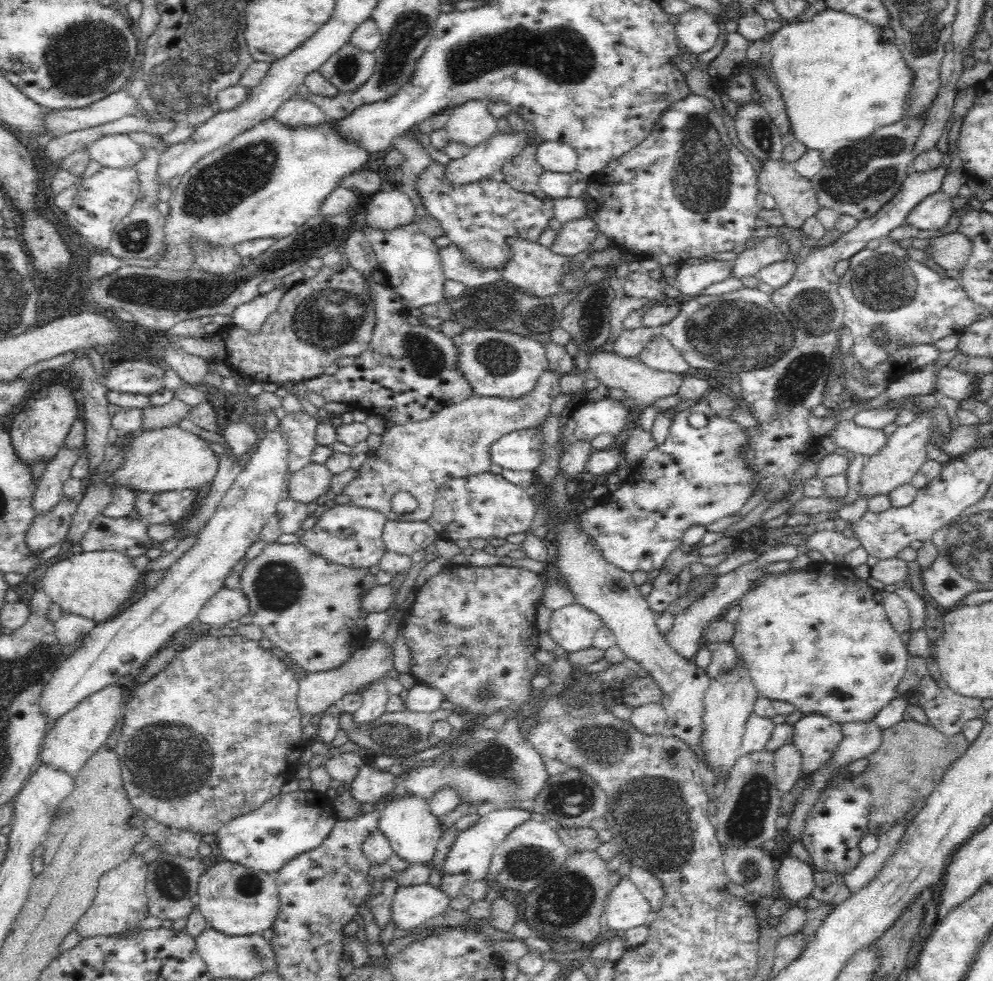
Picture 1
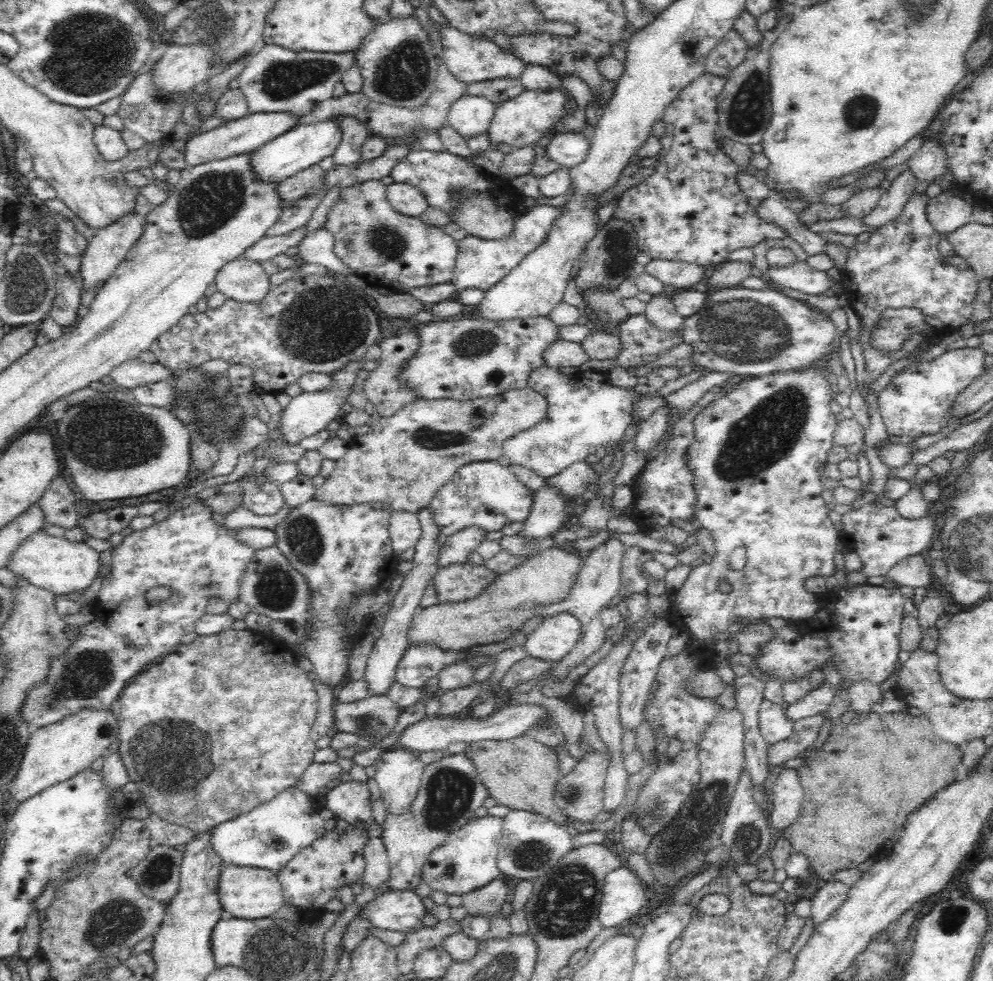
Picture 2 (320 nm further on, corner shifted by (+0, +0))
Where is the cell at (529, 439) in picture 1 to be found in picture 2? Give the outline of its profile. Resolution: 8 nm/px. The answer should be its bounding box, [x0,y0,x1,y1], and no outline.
[503,366,640,478]

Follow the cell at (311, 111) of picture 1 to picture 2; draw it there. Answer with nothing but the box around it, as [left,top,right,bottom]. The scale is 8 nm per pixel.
[185,112,298,169]

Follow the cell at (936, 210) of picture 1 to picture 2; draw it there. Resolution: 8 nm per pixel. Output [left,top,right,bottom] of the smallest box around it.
[926,192,973,233]

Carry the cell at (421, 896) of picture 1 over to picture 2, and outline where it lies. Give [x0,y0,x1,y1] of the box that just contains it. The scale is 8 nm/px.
[356,889,426,933]

